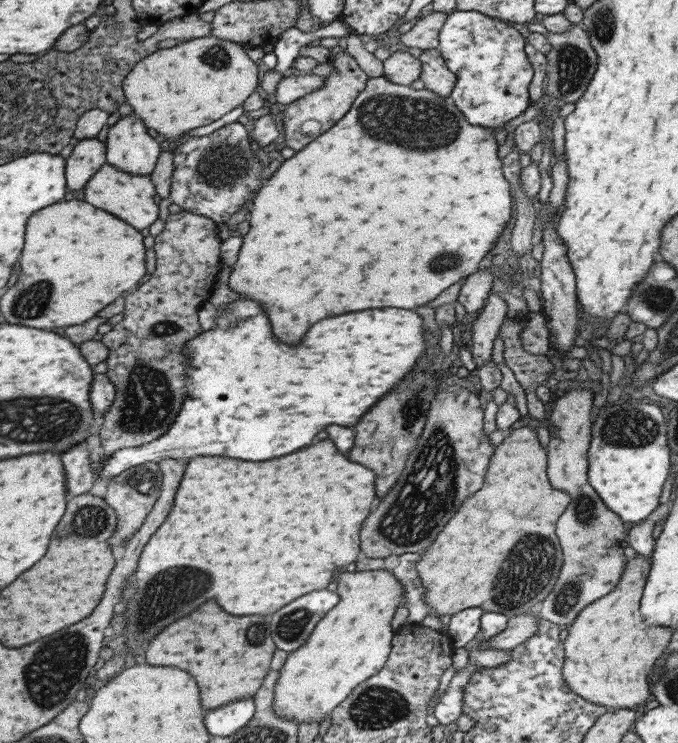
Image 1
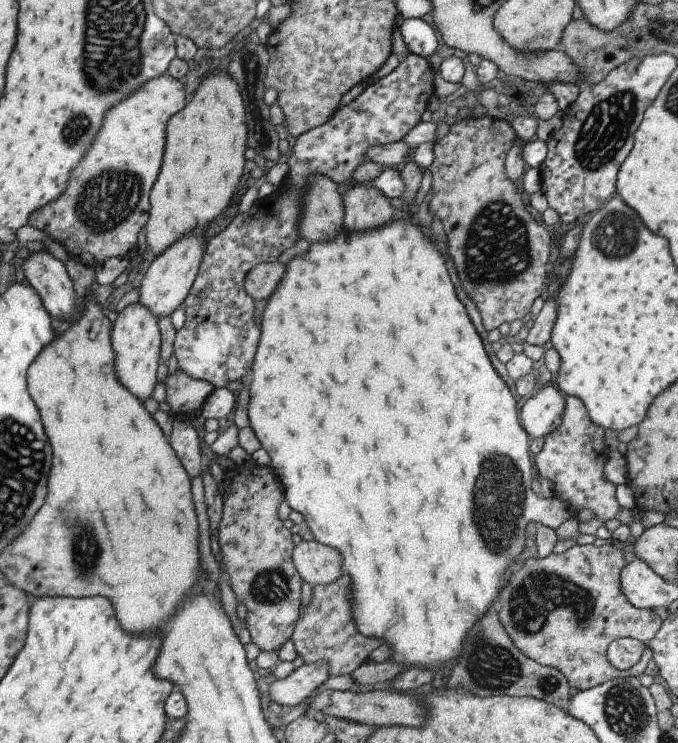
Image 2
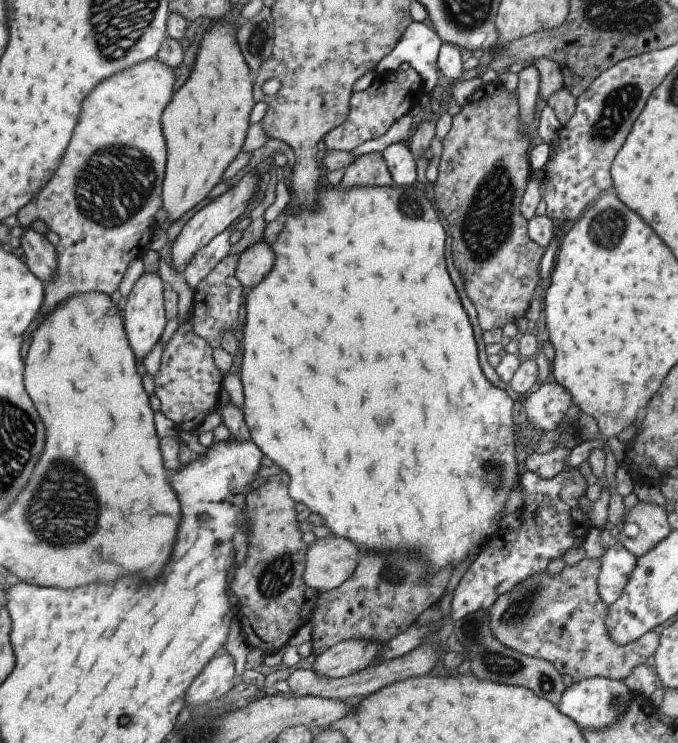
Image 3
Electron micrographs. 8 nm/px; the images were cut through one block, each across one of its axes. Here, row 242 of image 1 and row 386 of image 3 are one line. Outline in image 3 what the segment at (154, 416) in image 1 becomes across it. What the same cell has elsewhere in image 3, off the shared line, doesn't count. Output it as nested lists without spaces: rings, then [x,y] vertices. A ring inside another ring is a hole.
[[[190,321],[180,324],[163,348],[160,367],[153,376],[154,393],[160,399],[159,410],[174,422],[179,432],[197,430],[207,414],[220,409],[223,374],[215,365],[213,349],[193,331]]]

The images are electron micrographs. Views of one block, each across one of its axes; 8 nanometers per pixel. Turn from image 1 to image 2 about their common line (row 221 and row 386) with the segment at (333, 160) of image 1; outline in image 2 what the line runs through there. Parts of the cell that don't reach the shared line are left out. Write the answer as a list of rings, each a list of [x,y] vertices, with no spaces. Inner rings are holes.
[[[398,212],[380,229],[350,234],[343,228],[332,242],[310,243],[308,254],[288,264],[262,316],[262,336],[252,364],[248,417],[251,430],[272,458],[272,468],[284,486],[284,498],[290,508],[304,514],[306,526],[318,542],[342,554],[344,574],[350,578],[350,612],[358,632],[380,638],[390,646],[390,662],[434,670],[462,656],[468,628],[478,618],[482,620],[491,610],[490,606],[497,606],[500,594],[509,584],[511,571],[516,572],[524,564],[518,560],[526,548],[528,524],[535,521],[557,530],[568,519],[575,519],[575,512],[568,502],[557,497],[543,498],[532,491],[533,467],[529,456],[532,440],[518,421],[516,398],[494,370],[482,338],[470,322],[464,304],[456,298],[446,262],[421,229],[419,224],[408,224]]]

